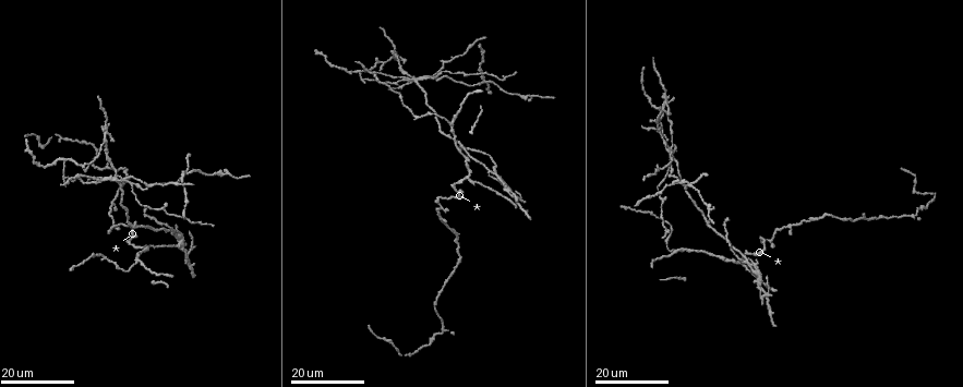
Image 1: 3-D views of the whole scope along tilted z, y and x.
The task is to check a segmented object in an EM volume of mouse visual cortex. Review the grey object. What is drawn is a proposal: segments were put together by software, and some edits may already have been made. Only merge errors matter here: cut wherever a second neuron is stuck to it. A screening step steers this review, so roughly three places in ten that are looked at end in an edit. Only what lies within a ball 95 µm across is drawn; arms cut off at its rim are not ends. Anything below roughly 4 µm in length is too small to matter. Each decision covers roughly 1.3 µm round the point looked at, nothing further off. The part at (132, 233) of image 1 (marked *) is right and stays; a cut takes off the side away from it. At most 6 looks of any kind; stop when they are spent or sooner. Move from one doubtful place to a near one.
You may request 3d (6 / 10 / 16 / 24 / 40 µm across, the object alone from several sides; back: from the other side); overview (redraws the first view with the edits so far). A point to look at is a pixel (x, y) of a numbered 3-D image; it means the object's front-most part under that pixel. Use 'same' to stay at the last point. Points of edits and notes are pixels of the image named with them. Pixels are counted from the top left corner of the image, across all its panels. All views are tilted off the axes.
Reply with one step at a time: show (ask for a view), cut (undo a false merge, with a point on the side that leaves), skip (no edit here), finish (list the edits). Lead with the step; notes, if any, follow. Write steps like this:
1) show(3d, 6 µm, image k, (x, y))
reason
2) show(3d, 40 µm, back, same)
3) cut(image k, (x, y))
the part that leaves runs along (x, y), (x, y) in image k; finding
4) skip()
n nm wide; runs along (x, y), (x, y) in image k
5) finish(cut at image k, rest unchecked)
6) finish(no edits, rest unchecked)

show(3d, 16 µm, image 1, (452, 121))
three-way junction

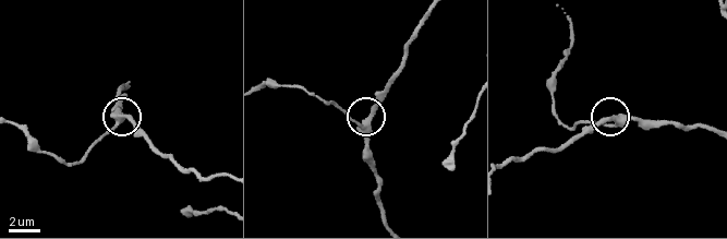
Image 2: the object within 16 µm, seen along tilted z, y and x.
show(3d, 6 µm, image 2, (616, 122))

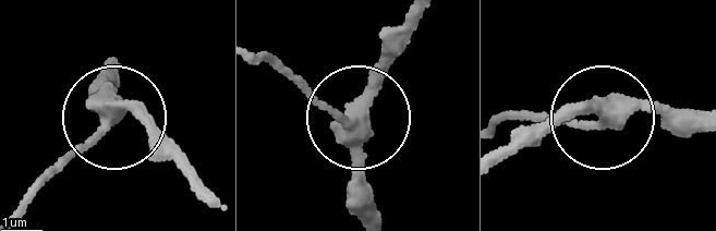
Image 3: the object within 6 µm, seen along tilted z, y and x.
cut(image 3, (63, 159))
370 nm wide; the part that leaves runs along (102, 125), (44, 171), (17, 210) in image 3; two neurons meet here

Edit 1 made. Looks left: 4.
show(3d, 16 µm, image 1, (486, 83))
four or more arms meet

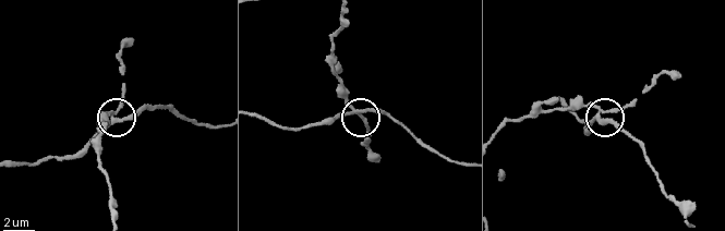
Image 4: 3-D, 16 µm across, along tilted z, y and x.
show(3d, 10 µm, image 4, (600, 112))

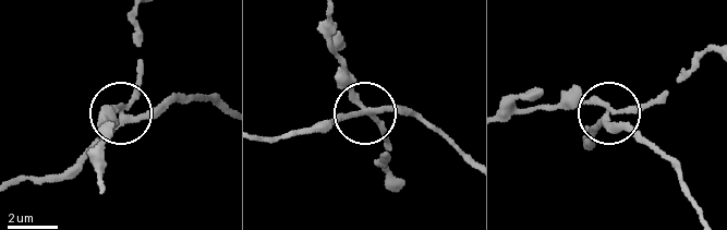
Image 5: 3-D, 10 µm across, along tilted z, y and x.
cut(image 5, (159, 108))
4 arms; two neurons meet here

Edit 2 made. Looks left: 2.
show(3d, 24 µm, image 1, (467, 178))
three-way junction

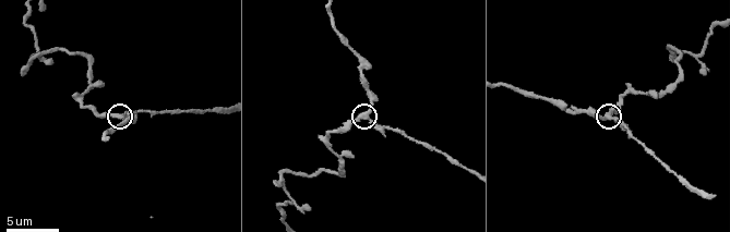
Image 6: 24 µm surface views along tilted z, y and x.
show(3d, 10 µm, image 6, (367, 117))

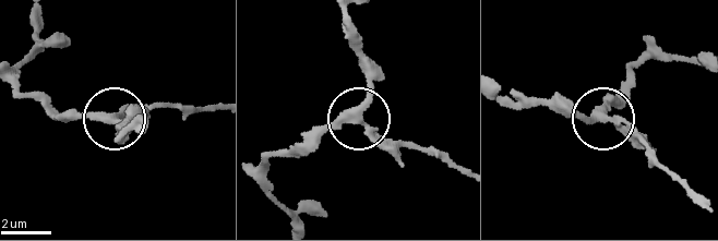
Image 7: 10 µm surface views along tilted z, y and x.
cut(image 7, (154, 105))
3 arms; the part that leaves runs along (619, 127), (698, 203) in image 7; a second neuron is stuck on

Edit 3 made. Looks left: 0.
finish(cut at image 3, cut at image 5, cut at image 7, rest unchecked)

